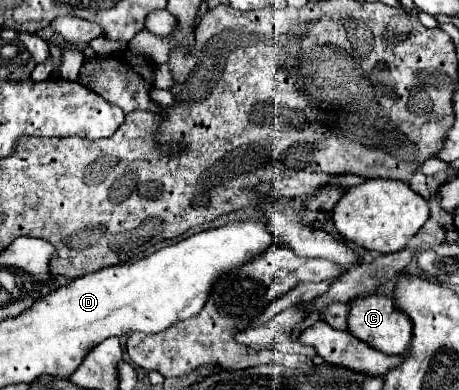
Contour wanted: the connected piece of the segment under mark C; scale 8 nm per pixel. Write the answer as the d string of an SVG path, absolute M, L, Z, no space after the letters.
M372 294L372 296L364 296L364 298L350 302L348 332L384 354L404 356L406 348L412 340L412 320L408 320L408 316L404 316L404 312L394 308L392 298L388 298L384 294Z

